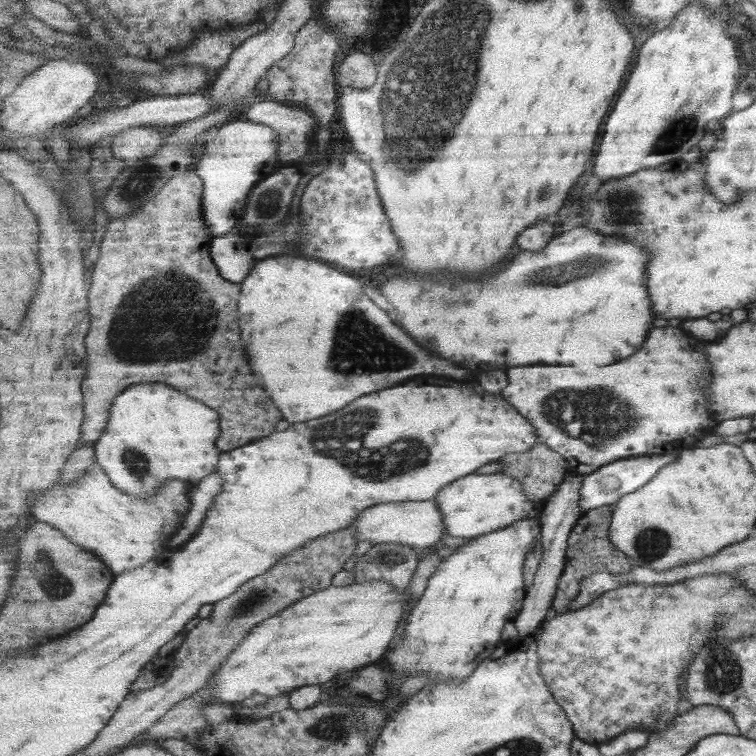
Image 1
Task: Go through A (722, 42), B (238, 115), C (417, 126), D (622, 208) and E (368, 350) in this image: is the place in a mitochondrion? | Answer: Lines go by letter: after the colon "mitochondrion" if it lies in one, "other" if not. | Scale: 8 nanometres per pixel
A: other
B: other
C: mitochondrion
D: mitochondrion
E: mitochondrion

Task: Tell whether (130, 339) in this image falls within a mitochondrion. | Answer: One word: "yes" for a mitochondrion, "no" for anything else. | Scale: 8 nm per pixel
yes

